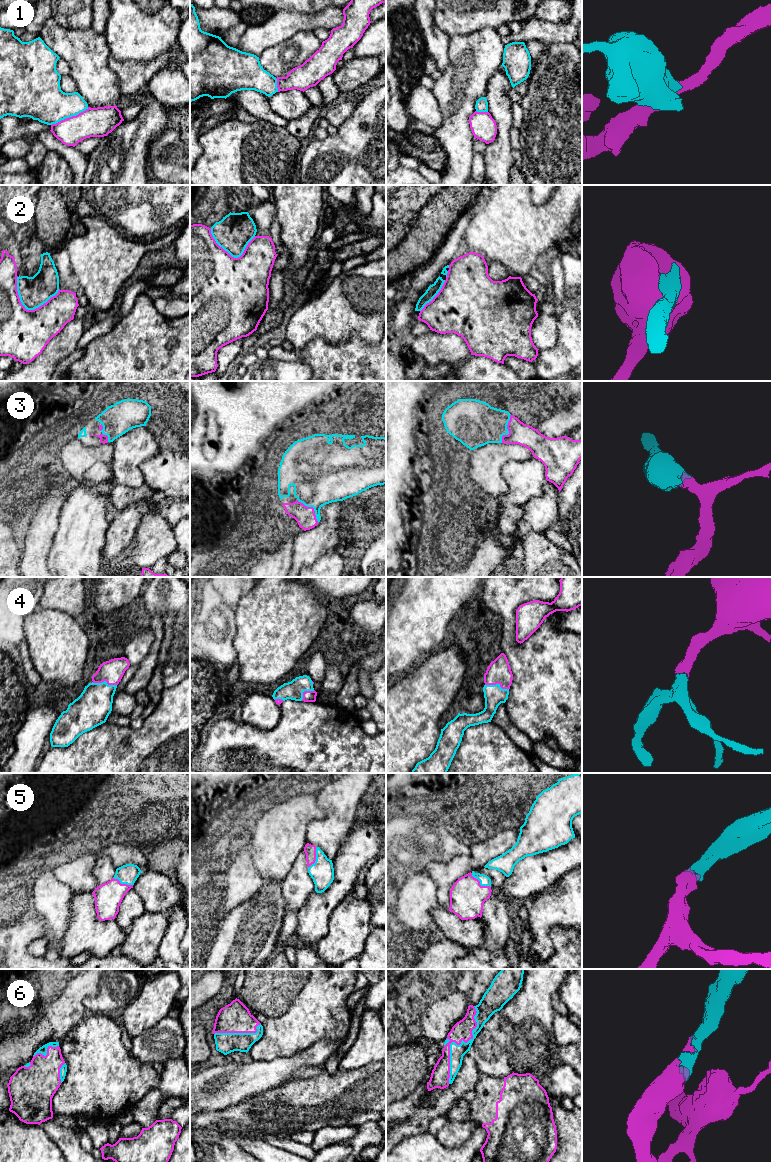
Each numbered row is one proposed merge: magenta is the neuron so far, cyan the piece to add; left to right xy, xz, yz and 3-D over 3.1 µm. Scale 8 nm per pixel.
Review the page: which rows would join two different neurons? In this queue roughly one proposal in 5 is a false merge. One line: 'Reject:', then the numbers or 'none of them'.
Reject: 1, 2

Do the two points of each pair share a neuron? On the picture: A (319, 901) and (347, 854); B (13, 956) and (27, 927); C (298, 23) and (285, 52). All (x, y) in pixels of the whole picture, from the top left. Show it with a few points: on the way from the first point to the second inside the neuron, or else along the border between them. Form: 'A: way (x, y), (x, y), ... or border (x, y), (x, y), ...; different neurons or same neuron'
A: way (332, 892), (345, 879), (347, 867); same neuron
B: way (14, 949), (14, 941), (21, 934); same neuron
C: border (312, 31), (297, 31), (289, 38), (273, 46); different neurons

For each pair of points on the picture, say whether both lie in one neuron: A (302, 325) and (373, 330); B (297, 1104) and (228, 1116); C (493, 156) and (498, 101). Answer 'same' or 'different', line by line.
A: same
B: same
C: same

